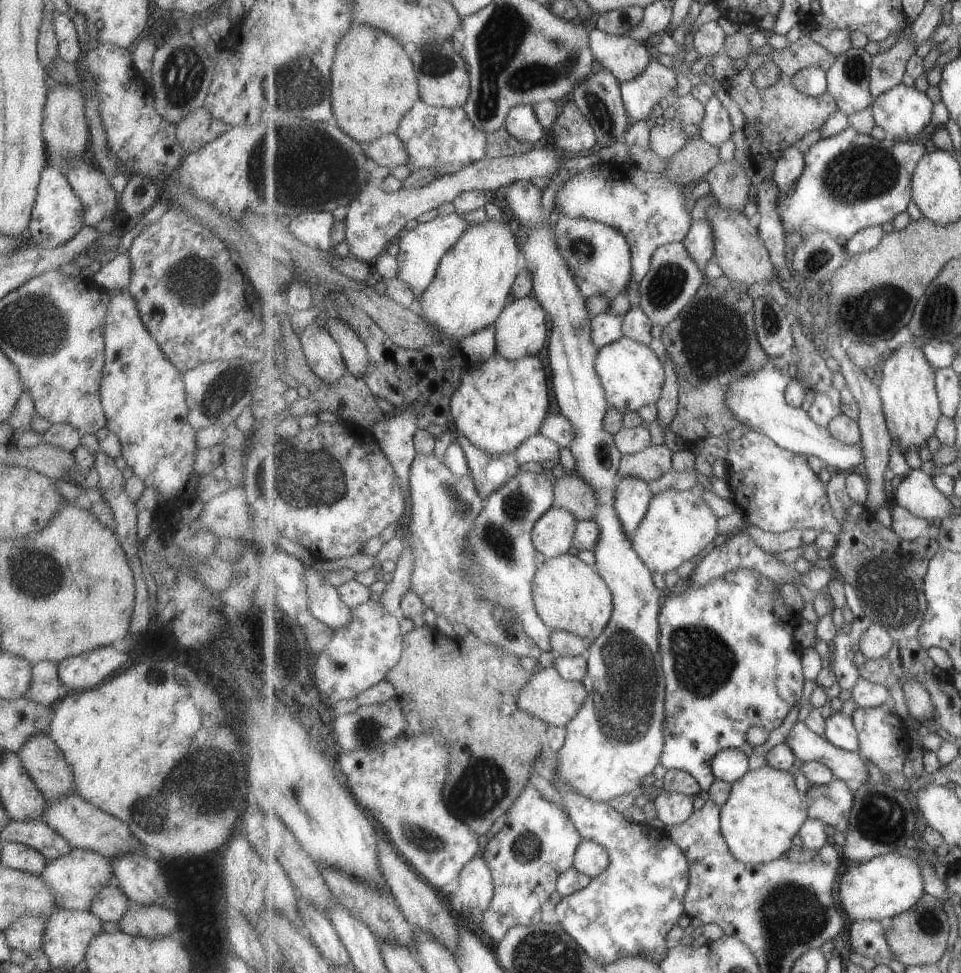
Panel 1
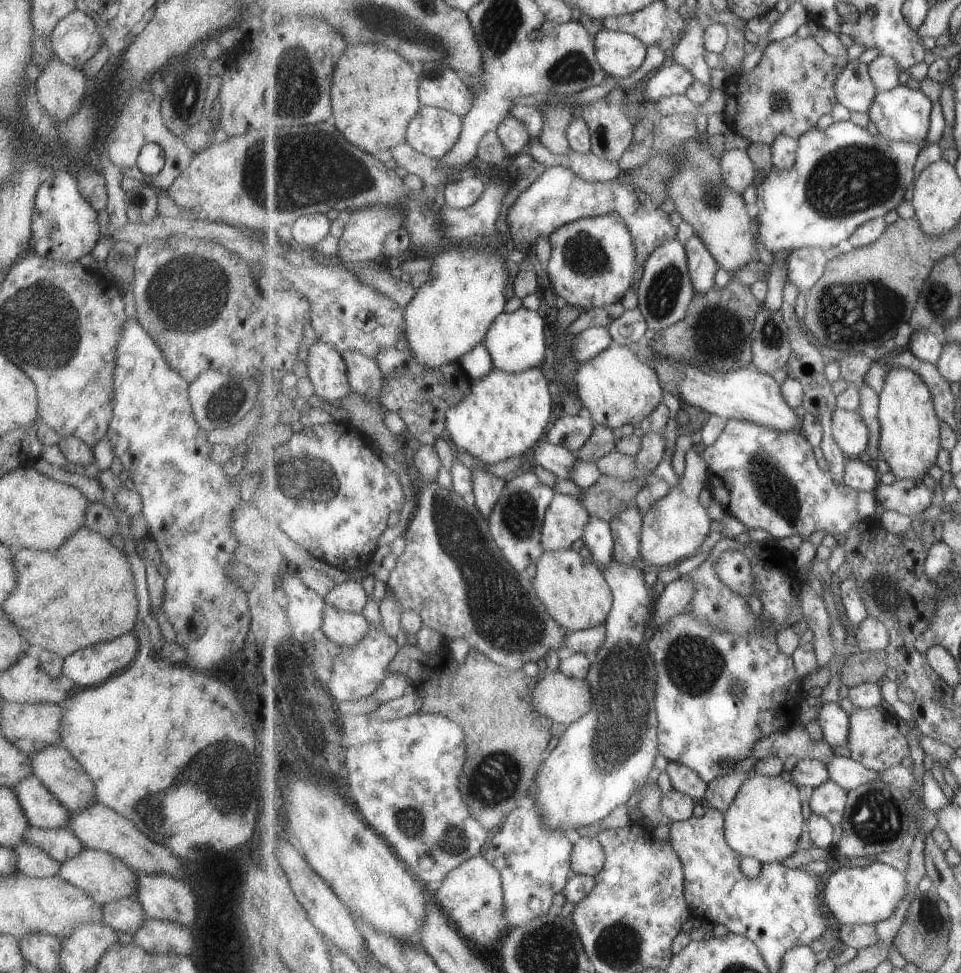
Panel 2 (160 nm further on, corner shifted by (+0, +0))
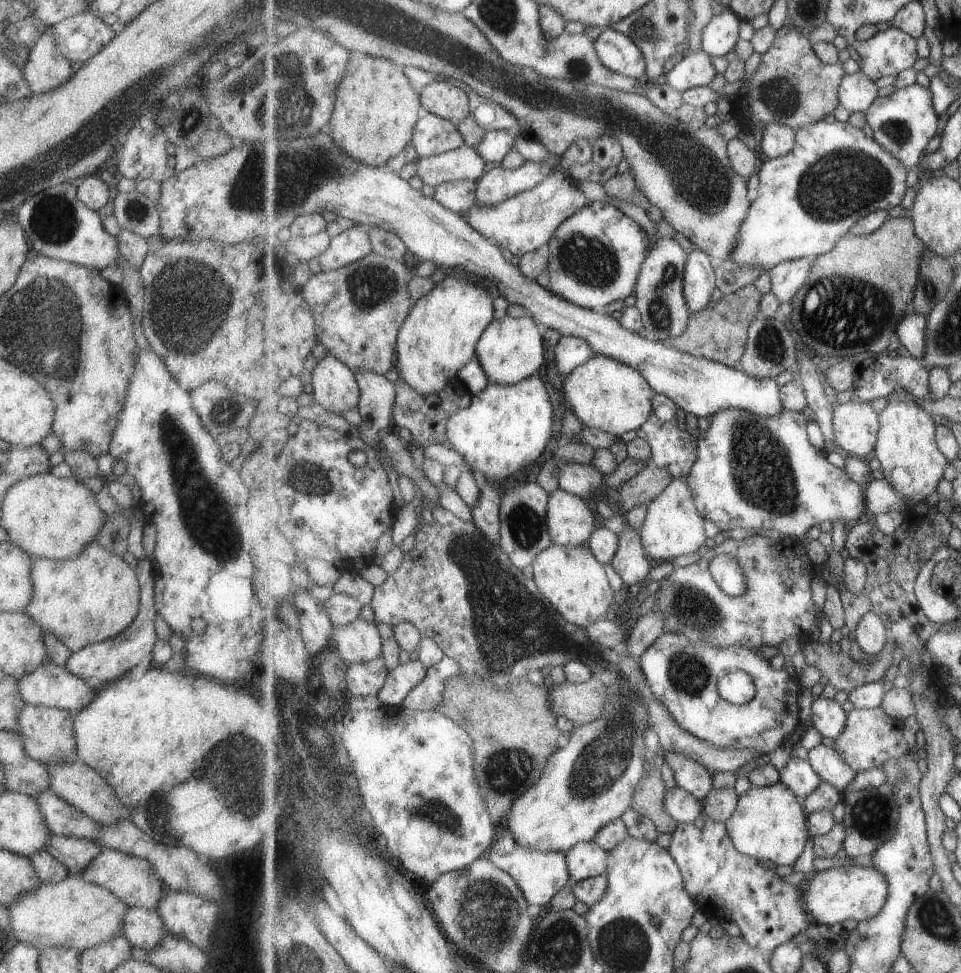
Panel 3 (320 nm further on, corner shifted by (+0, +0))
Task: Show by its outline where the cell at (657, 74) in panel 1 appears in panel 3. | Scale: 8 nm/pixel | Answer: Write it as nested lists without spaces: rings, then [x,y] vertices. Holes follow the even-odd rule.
[[[703,48],[696,53],[683,56],[663,79],[675,90],[684,93],[693,87],[709,86],[715,76],[717,70],[711,62],[711,55]]]

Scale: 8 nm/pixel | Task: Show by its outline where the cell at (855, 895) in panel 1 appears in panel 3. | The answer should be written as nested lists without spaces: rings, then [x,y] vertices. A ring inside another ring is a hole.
[[[836,865],[817,872],[806,885],[803,897],[806,910],[815,918],[816,924],[823,922],[829,928],[847,920],[861,923],[874,918],[887,903],[890,888],[887,878],[880,871],[874,870],[872,866],[862,868],[859,865]]]

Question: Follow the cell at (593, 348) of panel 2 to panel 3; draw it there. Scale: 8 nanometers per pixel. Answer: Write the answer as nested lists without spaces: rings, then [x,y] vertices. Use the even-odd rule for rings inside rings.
[[[563,337],[554,346],[553,363],[560,377],[572,372],[588,360],[597,356],[590,344],[577,337]]]

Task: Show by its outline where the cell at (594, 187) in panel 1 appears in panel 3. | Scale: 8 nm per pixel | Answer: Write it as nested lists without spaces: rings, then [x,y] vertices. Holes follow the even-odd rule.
[[[555,171],[536,188],[512,196],[495,206],[473,205],[464,216],[467,222],[485,235],[491,242],[509,250],[520,258],[527,253],[539,250],[543,244],[549,244],[560,224],[571,218],[591,202],[577,188],[577,181],[572,180],[564,171]]]

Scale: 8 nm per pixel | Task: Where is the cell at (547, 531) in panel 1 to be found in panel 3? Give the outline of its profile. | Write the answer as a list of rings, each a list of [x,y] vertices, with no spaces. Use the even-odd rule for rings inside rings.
[[[557,489],[548,504],[548,527],[553,543],[579,546],[595,531],[595,514],[587,500]]]

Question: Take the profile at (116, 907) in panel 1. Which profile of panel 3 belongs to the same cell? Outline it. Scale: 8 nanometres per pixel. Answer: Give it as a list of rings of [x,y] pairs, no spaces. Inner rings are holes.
[[[141,907],[127,908],[121,934],[133,947],[150,953],[160,945],[165,932],[167,930],[157,911]]]

